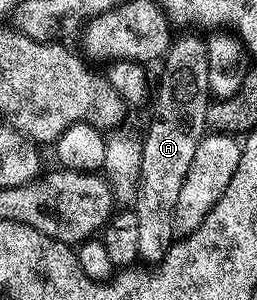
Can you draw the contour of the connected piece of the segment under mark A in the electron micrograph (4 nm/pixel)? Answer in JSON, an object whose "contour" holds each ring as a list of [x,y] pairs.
{"contour":[[[176,34],[171,40],[171,48],[167,50],[166,55],[161,60],[163,72],[159,75],[159,88],[154,88],[153,103],[155,99],[155,108],[151,111],[151,124],[147,127],[147,132],[142,132],[143,152],[141,153],[141,169],[139,170],[139,188],[135,194],[133,210],[137,217],[137,249],[139,250],[139,258],[144,264],[154,265],[163,259],[165,253],[169,251],[172,243],[177,238],[175,230],[175,210],[177,209],[177,196],[181,194],[181,185],[185,182],[185,173],[189,173],[189,165],[193,165],[193,153],[197,153],[197,145],[203,140],[203,136],[208,134],[207,126],[207,110],[213,101],[211,90],[209,89],[209,57],[207,56],[207,40],[202,34],[199,35],[179,35]]]}

